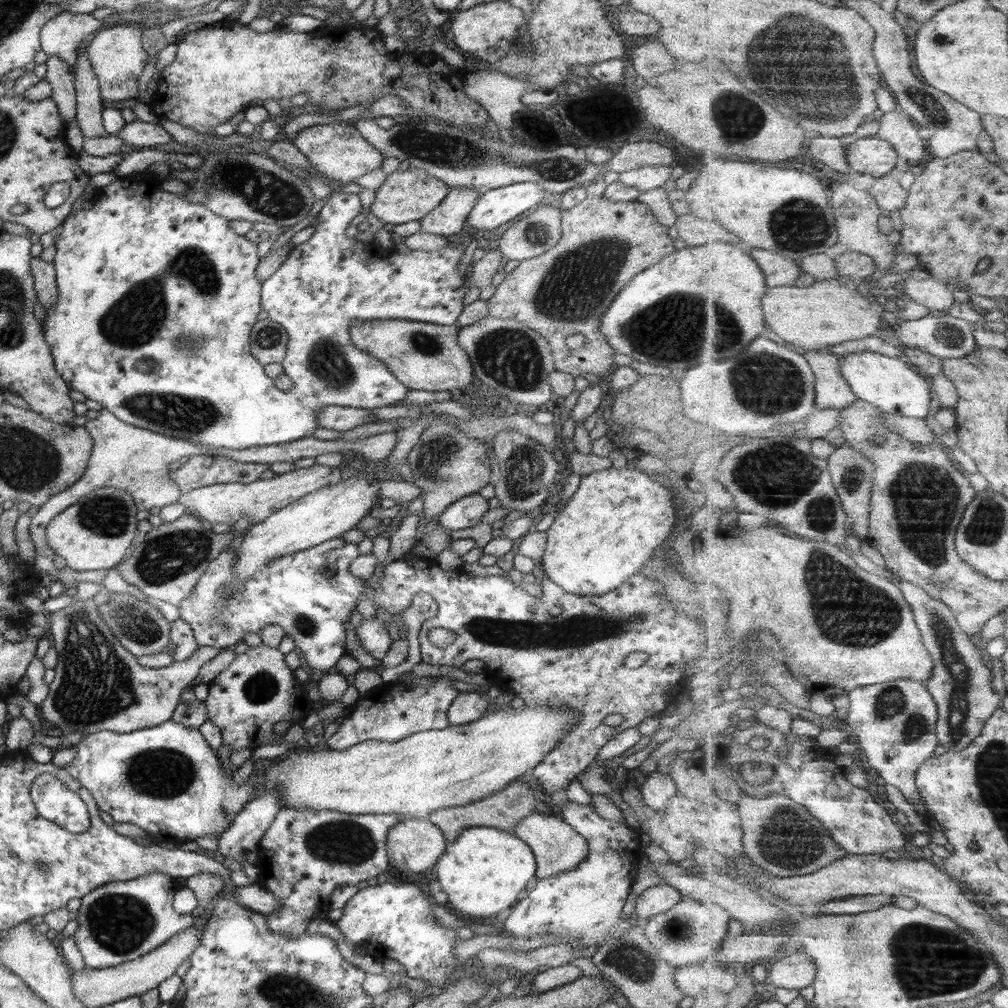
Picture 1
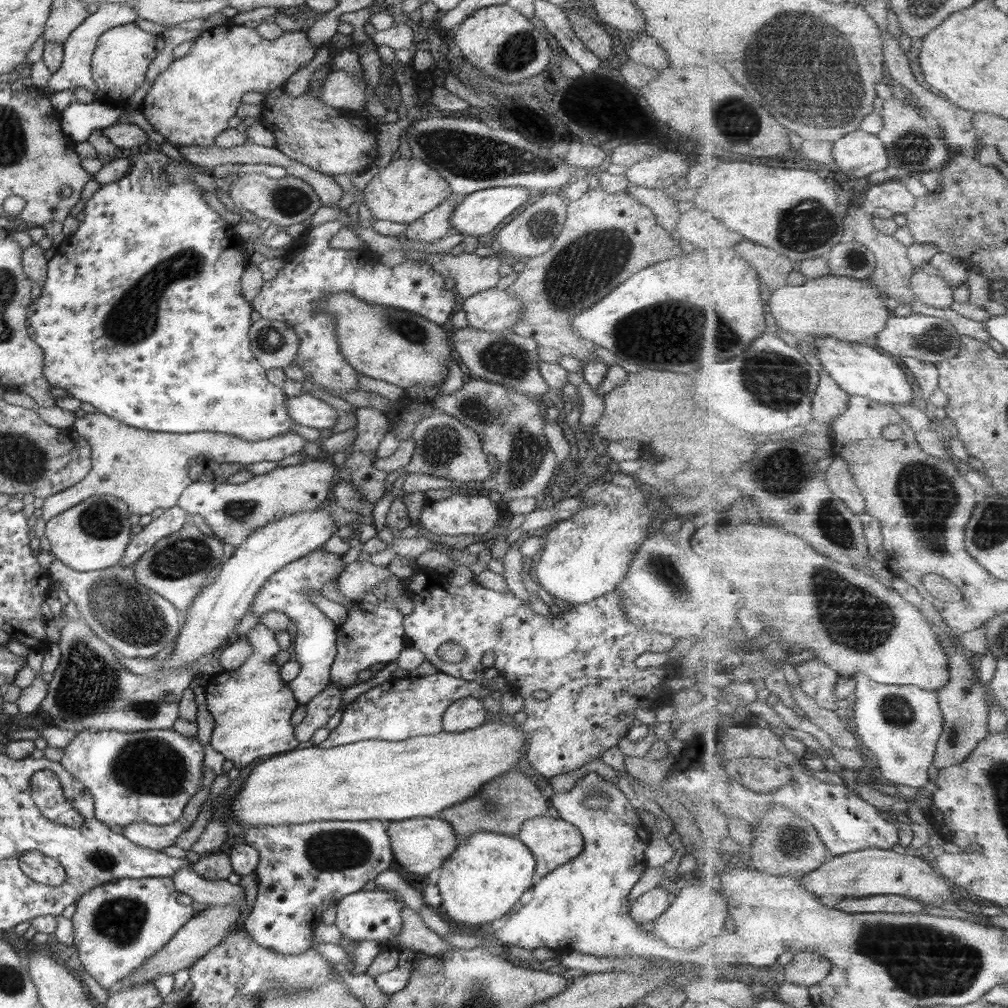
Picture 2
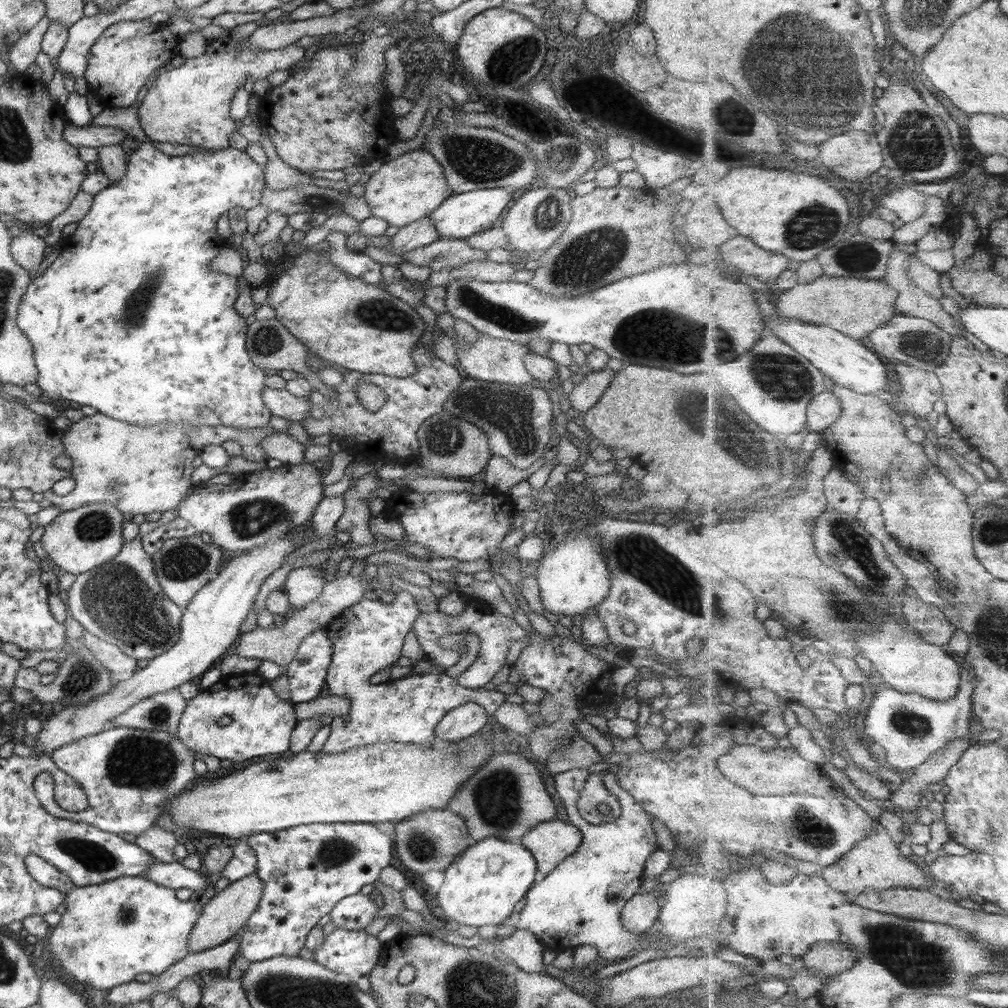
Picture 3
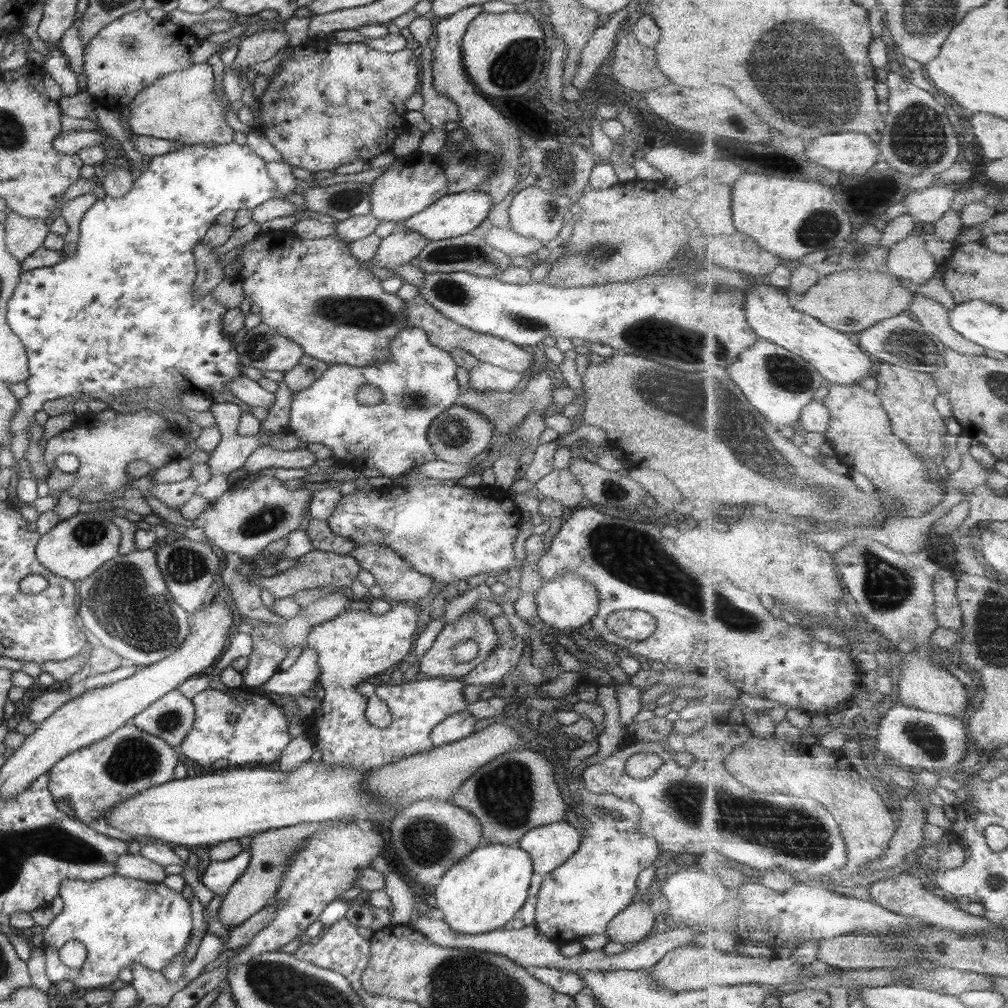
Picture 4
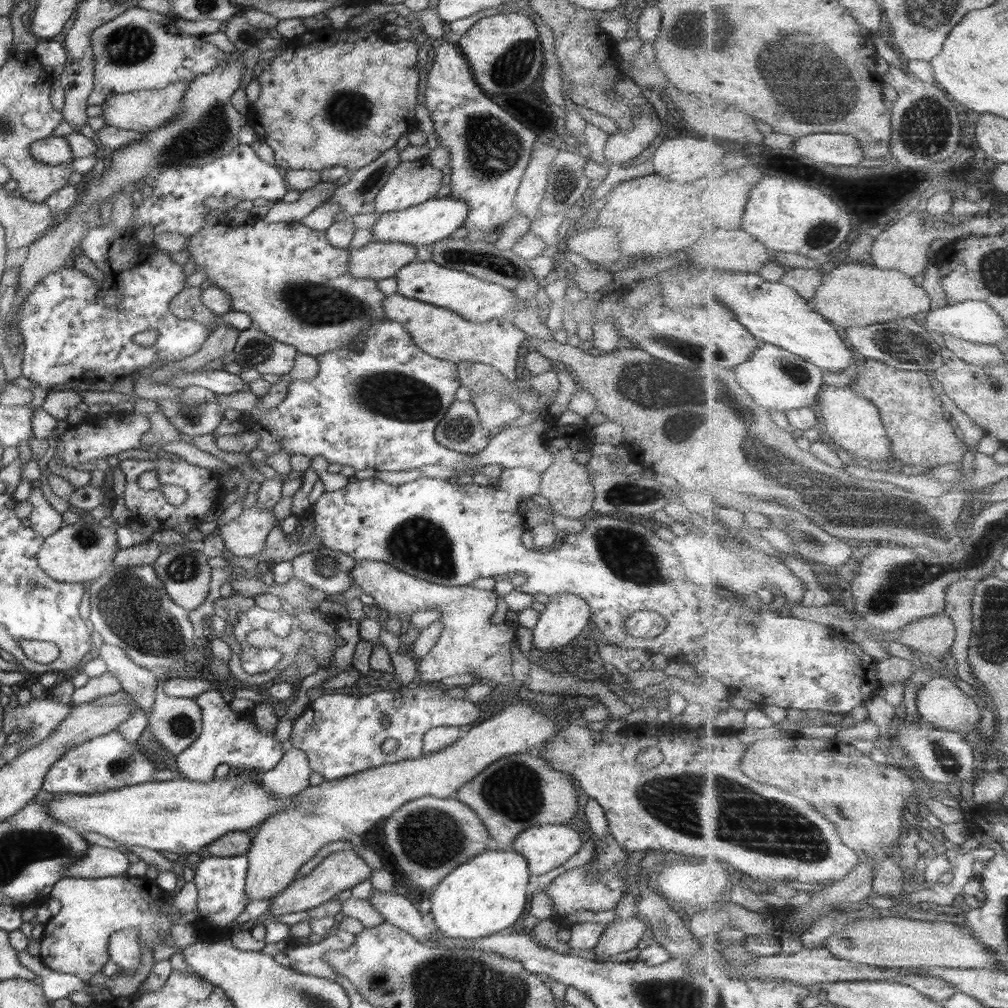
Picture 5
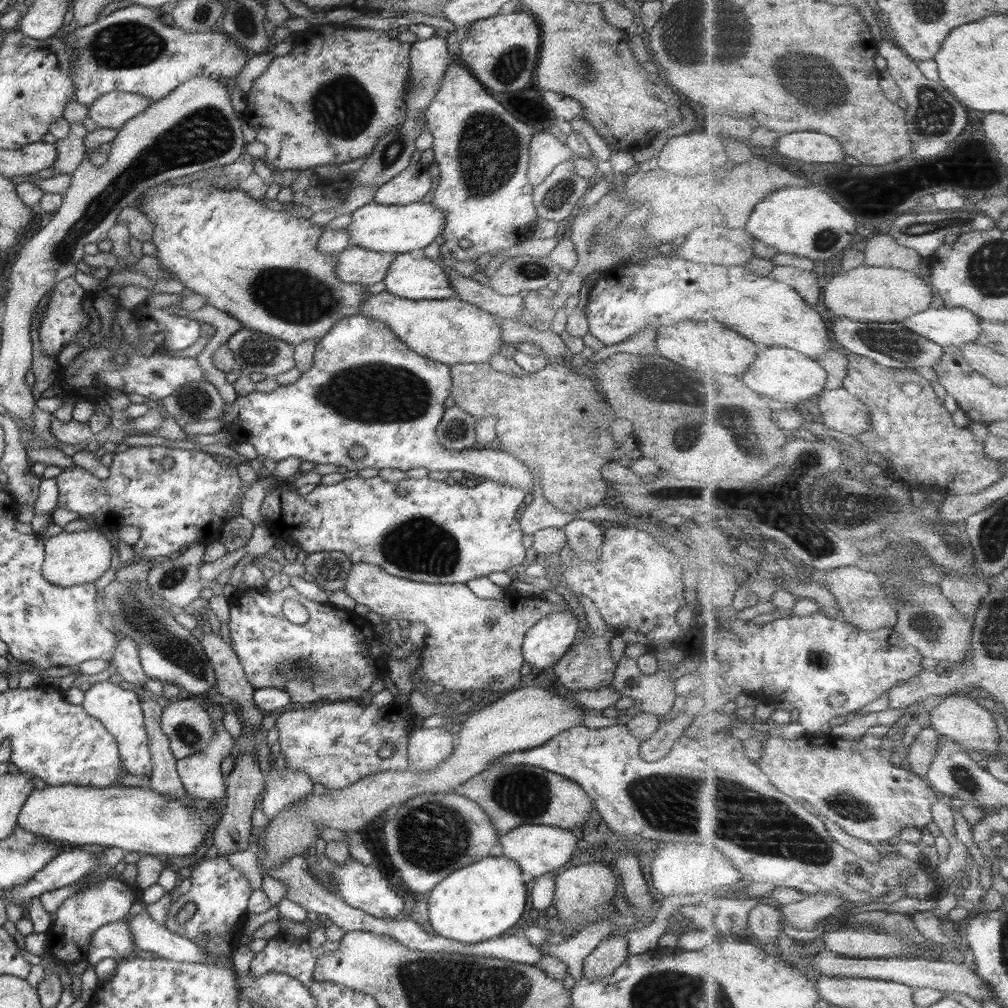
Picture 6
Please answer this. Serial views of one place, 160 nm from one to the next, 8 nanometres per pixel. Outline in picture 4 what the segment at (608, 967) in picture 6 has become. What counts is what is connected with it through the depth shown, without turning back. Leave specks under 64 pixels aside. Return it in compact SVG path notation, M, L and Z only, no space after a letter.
M645 900L631 902L606 924L604 934L611 942L630 946L649 934L655 913L653 905L647 905Z

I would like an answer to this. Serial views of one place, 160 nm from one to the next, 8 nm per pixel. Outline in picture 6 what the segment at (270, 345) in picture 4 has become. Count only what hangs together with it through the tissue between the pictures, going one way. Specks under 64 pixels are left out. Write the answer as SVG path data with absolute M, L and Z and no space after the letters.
M239 328L224 345L233 353L242 374L261 372L275 377L294 367L293 345L248 328Z

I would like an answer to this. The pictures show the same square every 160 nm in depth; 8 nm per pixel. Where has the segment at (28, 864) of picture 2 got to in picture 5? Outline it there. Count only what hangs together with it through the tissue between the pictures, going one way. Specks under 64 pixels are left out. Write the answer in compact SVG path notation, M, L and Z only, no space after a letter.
M145 876L59 878L53 883L48 896L55 898L60 908L56 915L43 924L38 957L49 970L72 974L88 982L93 974L101 973L108 960L106 946L112 932L135 929L138 932L139 946L146 944L156 952L156 956L163 954L166 949L157 932L163 932L163 936L170 935L169 927L173 927L173 924L167 918L171 914L161 913L159 906L167 900L168 895Z

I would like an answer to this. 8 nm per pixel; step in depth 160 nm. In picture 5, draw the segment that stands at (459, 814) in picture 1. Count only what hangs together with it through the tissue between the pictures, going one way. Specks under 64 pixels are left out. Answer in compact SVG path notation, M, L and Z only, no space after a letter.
M532 752L511 754L492 762L459 787L456 799L466 804L481 819L491 842L499 844L510 844L515 836L529 828L545 824L568 825L577 810L577 794L570 780Z

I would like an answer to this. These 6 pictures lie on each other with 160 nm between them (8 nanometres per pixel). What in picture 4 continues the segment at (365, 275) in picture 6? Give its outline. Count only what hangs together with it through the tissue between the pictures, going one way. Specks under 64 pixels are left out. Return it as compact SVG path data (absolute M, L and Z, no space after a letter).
M396 227L389 235L380 238L375 254L368 262L377 268L391 270L396 266L407 264L428 245L429 242L420 234Z

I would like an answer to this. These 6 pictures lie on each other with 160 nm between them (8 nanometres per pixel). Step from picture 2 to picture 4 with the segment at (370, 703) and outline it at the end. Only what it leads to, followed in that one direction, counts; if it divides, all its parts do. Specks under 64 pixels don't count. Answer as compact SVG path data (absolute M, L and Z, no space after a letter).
M391 603L391 610L383 615L373 615L368 608L363 611L346 610L332 620L322 624L313 625L304 638L304 645L316 650L316 663L319 667L319 684L324 690L324 697L308 717L309 724L305 727L304 735L309 739L311 746L321 752L322 764L336 766L337 768L358 768L358 770L372 770L389 763L397 762L405 757L431 749L431 729L439 724L446 716L457 712L468 712L475 720L489 718L502 711L503 699L498 694L485 700L476 700L467 703L462 697L462 679L460 678L426 678L416 676L410 682L401 682L400 686L393 687L388 684L375 687L375 696L379 697L390 709L391 722L385 728L371 726L364 716L367 699L355 692L358 683L366 681L369 677L378 677L384 674L387 668L397 665L406 652L411 648L411 636L417 628L417 615L407 603Z

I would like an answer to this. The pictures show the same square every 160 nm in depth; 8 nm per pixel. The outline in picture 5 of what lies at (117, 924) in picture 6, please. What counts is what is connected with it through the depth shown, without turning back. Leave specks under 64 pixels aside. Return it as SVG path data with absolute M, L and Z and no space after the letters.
M123 929L112 932L107 941L107 956L119 968L120 973L132 974L139 965L138 932Z

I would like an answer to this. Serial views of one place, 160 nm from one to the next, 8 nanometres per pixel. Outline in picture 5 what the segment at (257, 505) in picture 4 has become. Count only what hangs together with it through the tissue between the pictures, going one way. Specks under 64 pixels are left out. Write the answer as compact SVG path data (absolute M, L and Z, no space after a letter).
M252 506L243 509L233 521L219 524L217 528L223 546L229 553L235 556L255 556L264 549L267 534L279 526L280 521L275 519L271 508L260 510Z

